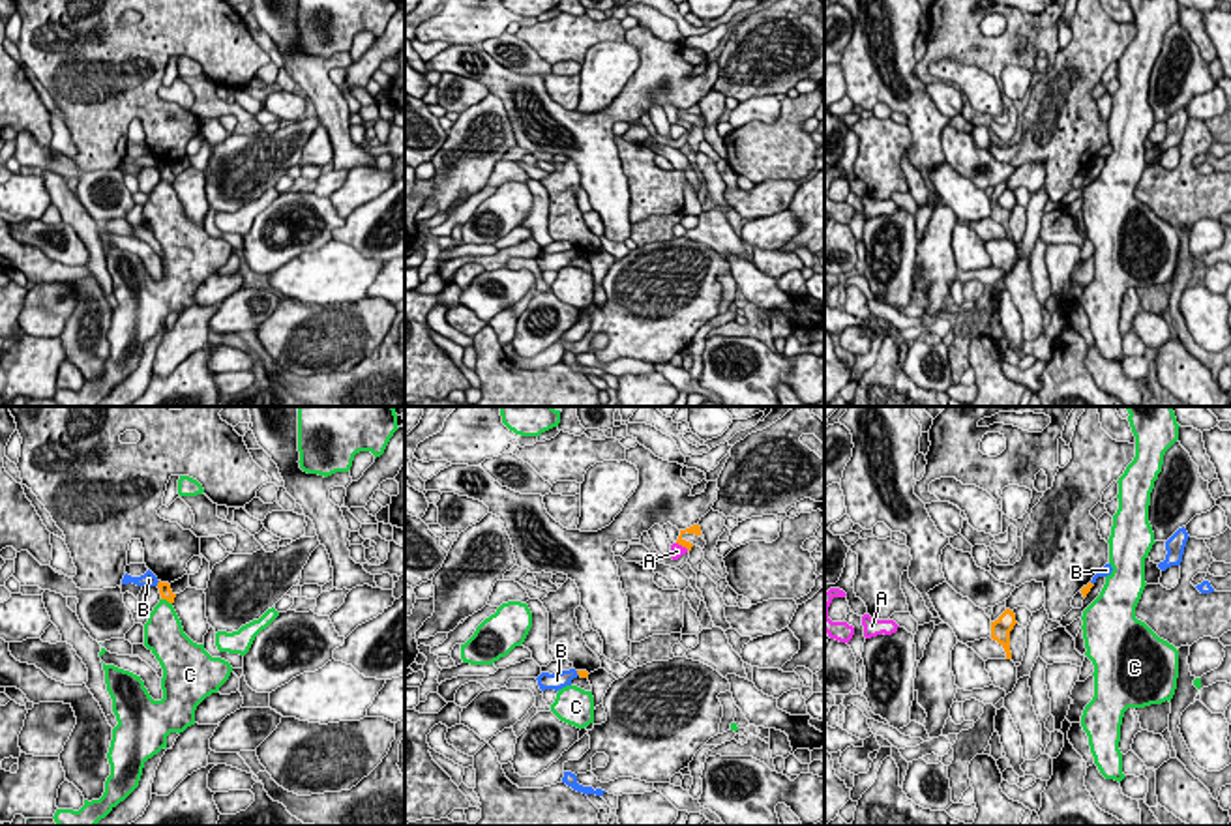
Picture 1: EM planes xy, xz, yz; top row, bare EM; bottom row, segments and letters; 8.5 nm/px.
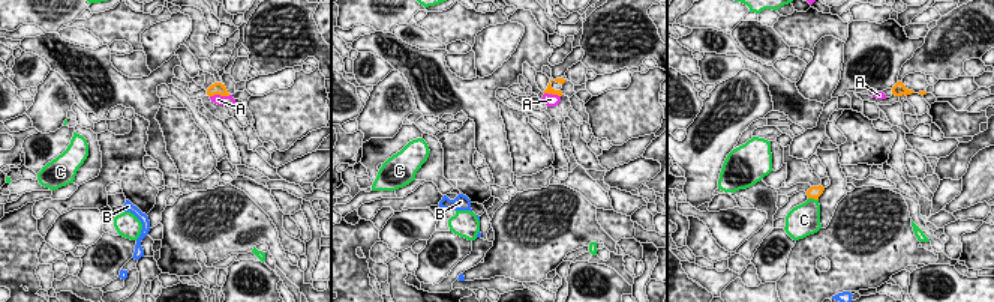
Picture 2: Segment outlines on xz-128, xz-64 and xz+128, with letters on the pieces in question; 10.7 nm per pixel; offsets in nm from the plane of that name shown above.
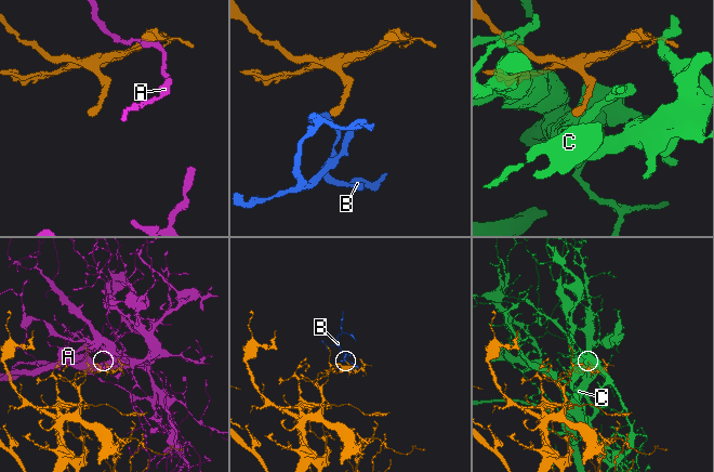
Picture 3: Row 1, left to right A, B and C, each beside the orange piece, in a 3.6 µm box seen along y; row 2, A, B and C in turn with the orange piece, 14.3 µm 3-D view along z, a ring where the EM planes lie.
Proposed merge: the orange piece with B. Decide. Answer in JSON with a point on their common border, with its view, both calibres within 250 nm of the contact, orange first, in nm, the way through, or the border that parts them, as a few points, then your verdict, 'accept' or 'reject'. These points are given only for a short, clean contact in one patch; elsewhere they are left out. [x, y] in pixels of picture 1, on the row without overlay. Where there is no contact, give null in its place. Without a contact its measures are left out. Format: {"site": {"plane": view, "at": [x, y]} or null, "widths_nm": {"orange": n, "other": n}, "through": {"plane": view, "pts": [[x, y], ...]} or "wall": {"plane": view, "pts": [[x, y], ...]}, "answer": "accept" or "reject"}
{"site": {"plane": "xy", "at": [158, 163]}, "widths_nm": {"orange": 100, "other": 130}, "wall": {"plane": "xy", "pts": [[160, 162], [156, 165]]}, "answer": "reject"}

